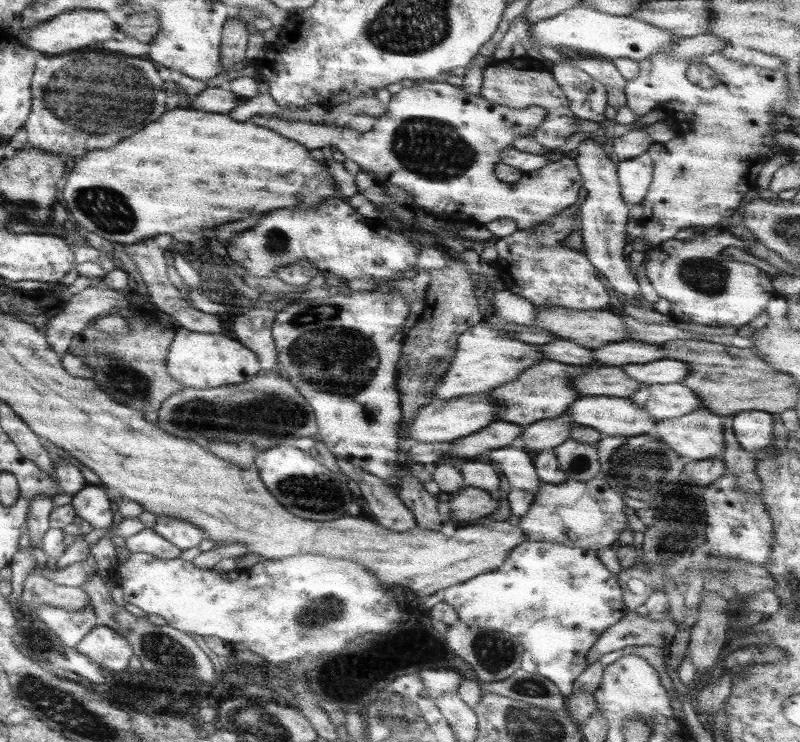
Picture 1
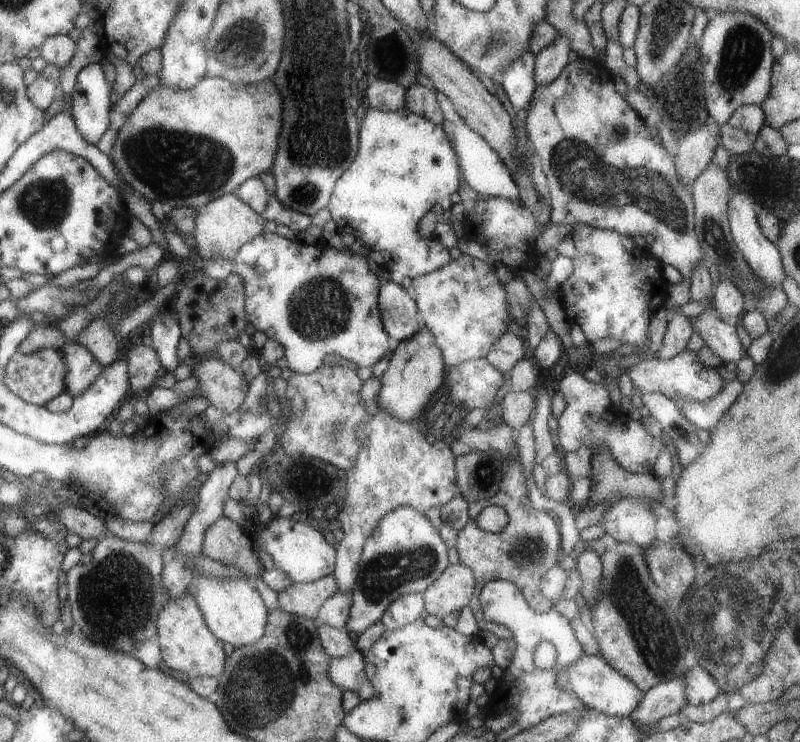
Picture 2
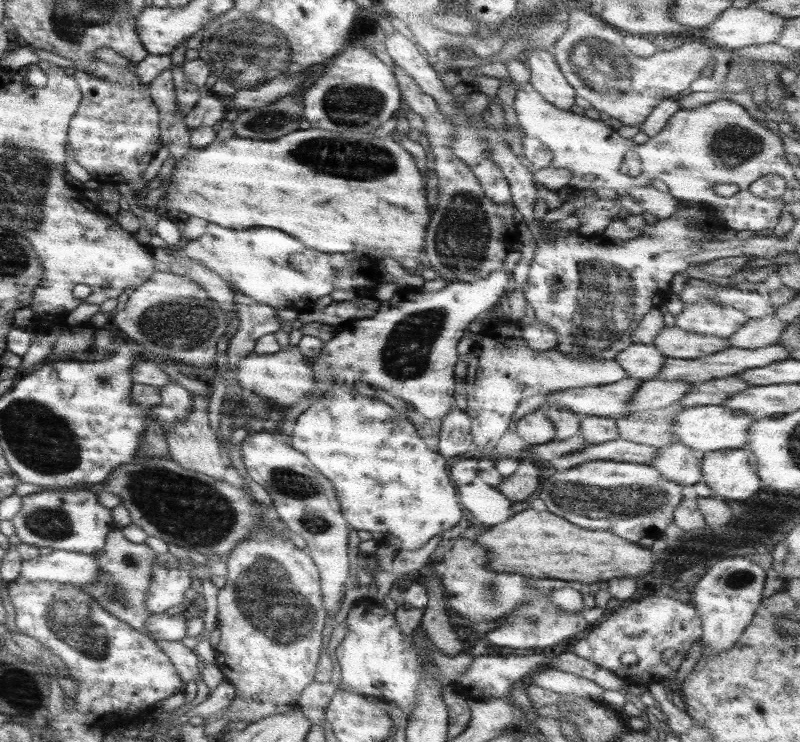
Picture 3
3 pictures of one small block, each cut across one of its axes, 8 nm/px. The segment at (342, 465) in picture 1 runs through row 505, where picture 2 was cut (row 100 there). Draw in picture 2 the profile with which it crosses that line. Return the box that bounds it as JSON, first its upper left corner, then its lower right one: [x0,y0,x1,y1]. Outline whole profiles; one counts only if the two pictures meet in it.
[363,80,407,110]

